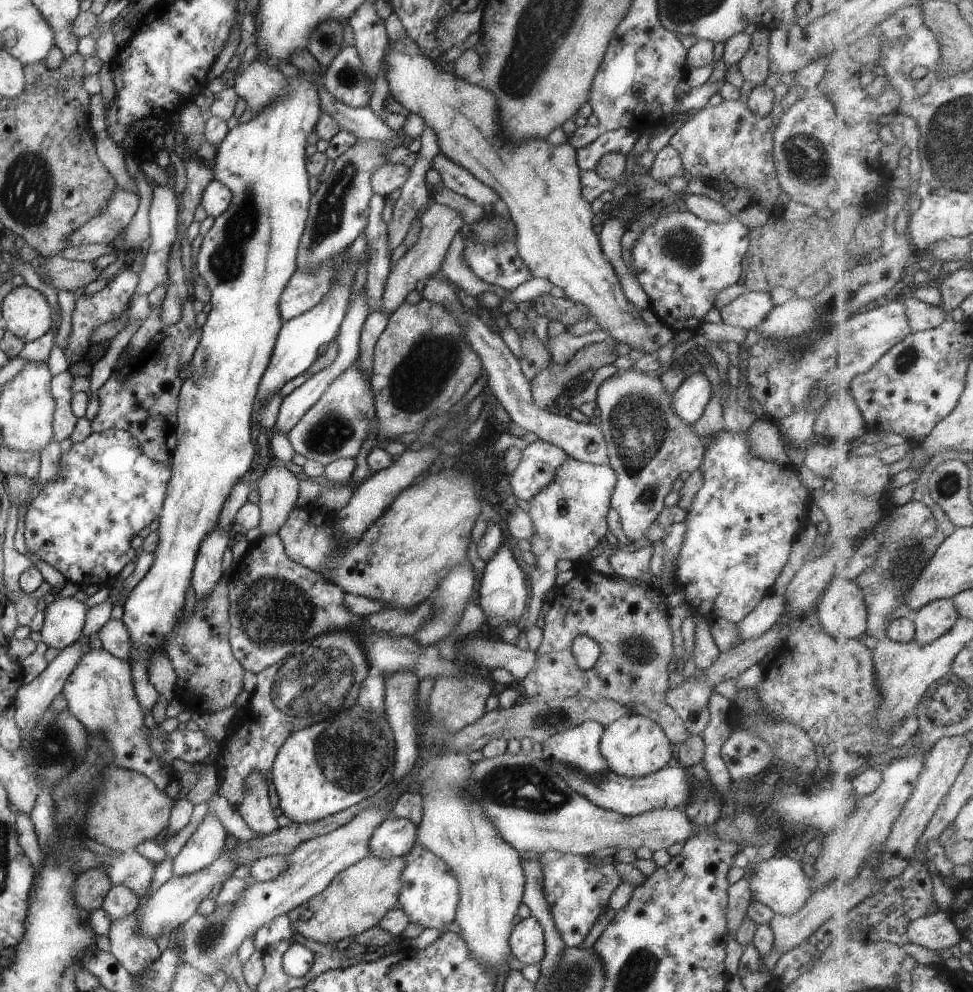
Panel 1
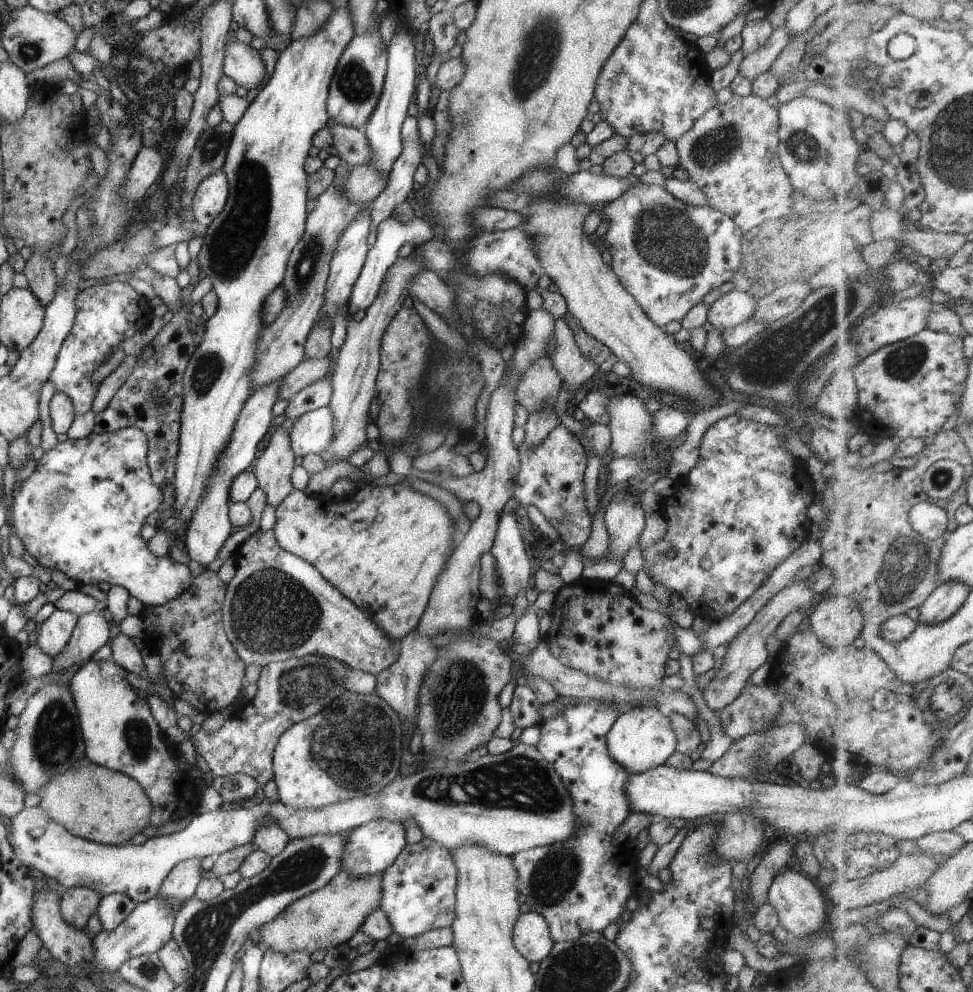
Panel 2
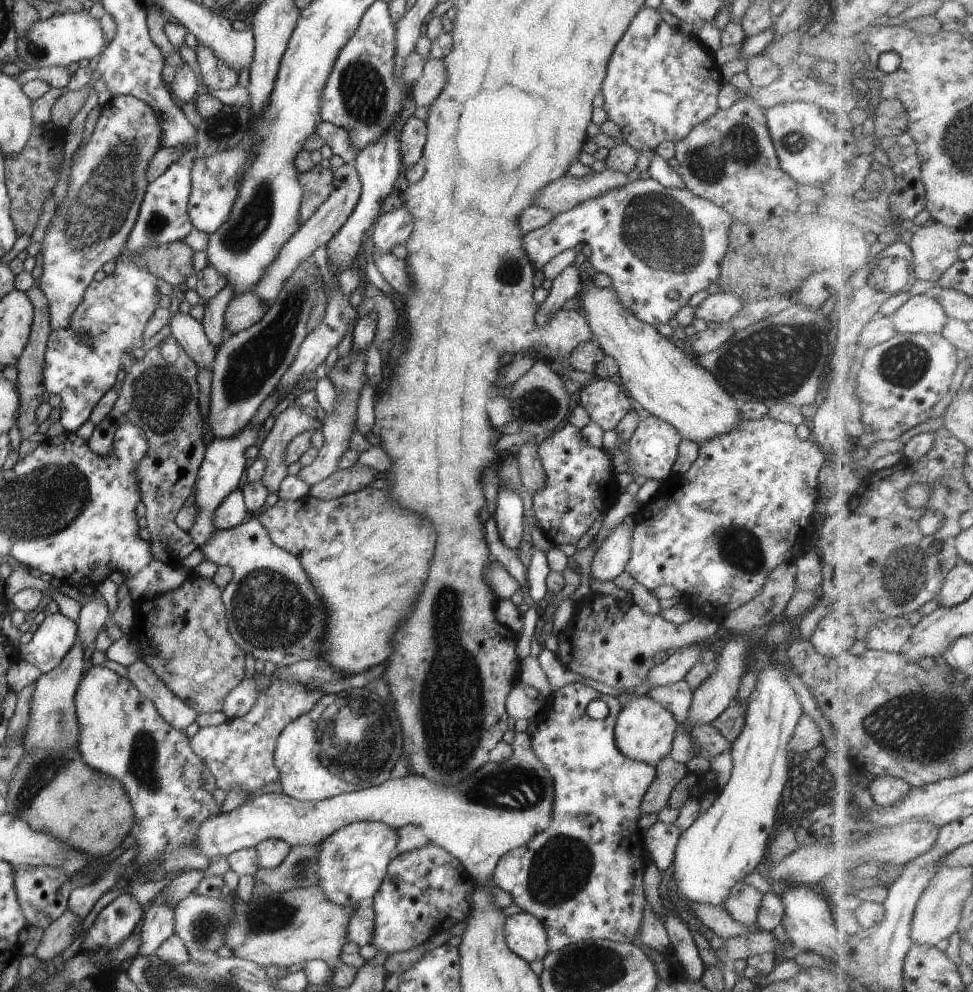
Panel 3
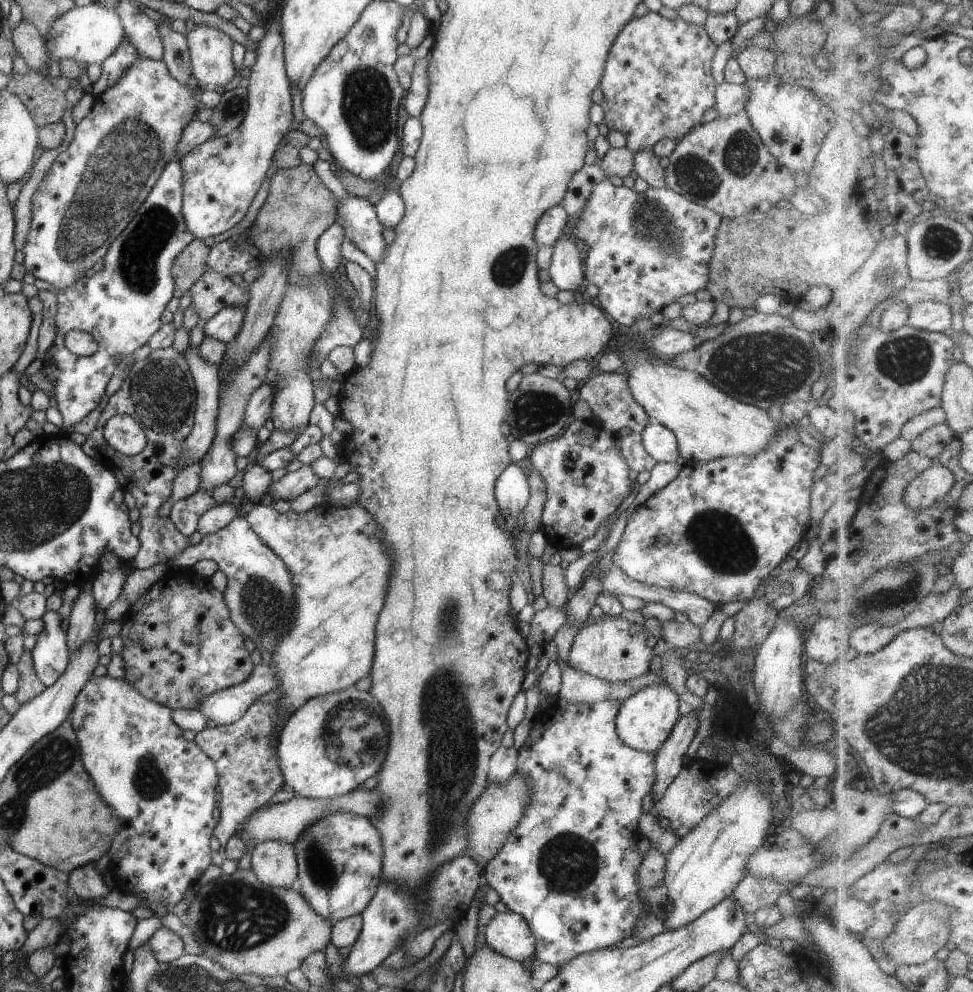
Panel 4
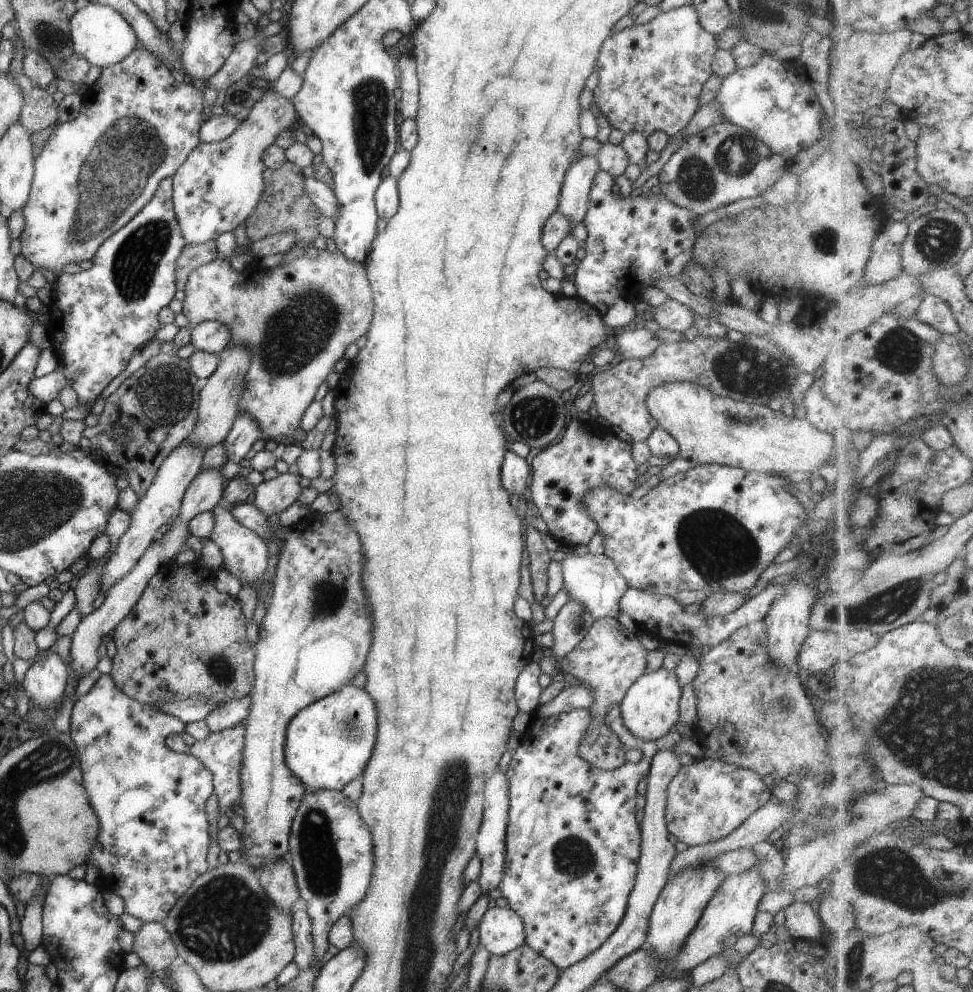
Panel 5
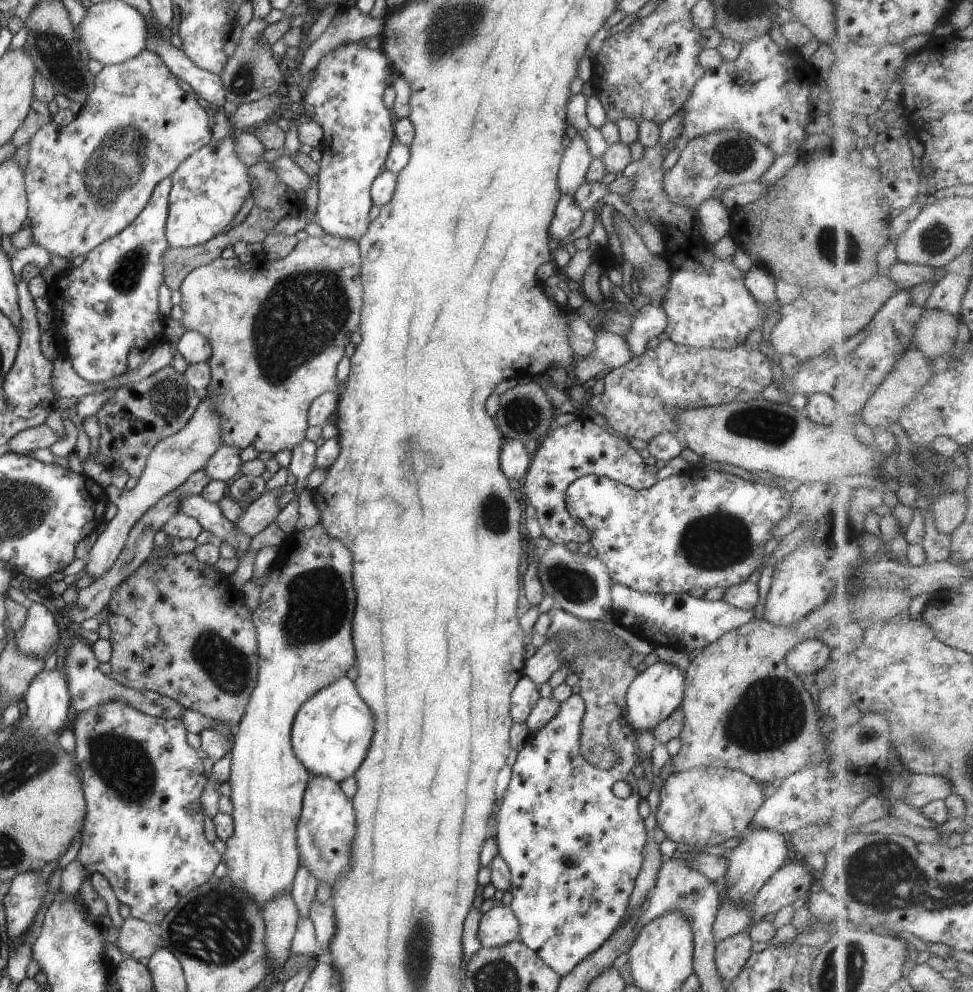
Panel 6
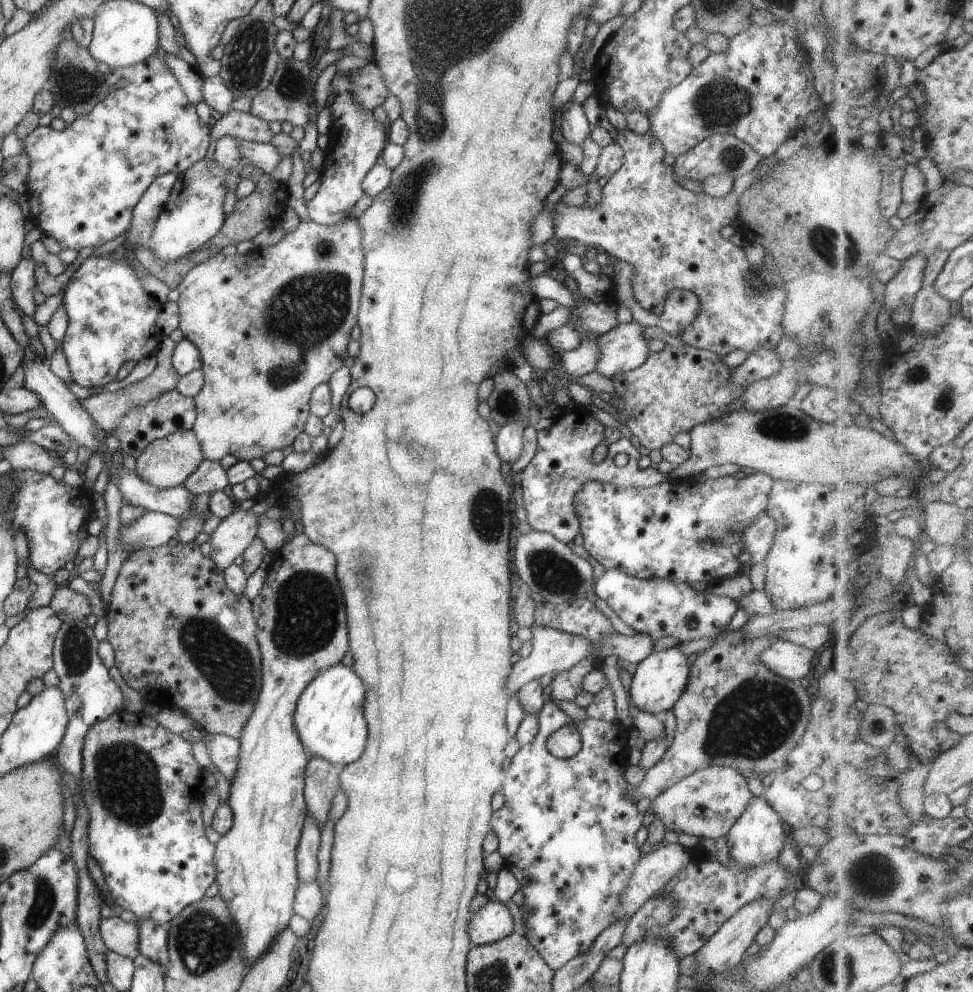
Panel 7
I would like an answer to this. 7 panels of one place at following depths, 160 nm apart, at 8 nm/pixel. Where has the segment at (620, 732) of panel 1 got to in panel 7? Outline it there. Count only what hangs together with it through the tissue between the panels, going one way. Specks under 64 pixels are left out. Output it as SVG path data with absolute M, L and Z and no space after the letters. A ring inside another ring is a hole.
M676 647L663 651L651 652L637 663L635 672L631 675L631 683L627 692L630 702L639 710L652 715L671 709L687 684L687 657Z

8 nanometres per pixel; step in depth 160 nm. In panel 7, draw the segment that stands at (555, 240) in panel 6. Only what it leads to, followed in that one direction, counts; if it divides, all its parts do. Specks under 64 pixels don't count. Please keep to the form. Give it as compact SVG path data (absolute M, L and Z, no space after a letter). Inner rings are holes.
M624 129L617 131L617 134L615 142L623 149L623 164L601 188L601 202L596 208L562 203L559 182L545 197L544 210L552 215L554 235L561 240L571 238L583 242L587 247L594 246L615 260L628 262L634 270L630 280L632 293L642 309L659 314L664 296L671 289L688 290L695 294L699 301L698 313L689 325L676 334L685 345L721 356L734 350L744 350L747 354L760 348L774 350L782 336L785 282L771 274L769 269L761 271L750 265L746 261L744 249L738 248L735 240L723 239L719 229L737 218L740 195L754 182L771 173L778 162L777 153L762 157L749 172L734 178L732 189L718 199L705 193L695 194L679 186L672 175L672 167L661 163L664 148L651 133L638 135Z

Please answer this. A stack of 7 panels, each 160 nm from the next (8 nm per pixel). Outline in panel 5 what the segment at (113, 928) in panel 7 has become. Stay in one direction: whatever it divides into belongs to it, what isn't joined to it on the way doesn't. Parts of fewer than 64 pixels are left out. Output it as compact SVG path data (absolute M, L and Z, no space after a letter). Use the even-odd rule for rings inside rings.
M148 922L133 934L133 952L151 972L169 967L177 956L175 945L161 923Z

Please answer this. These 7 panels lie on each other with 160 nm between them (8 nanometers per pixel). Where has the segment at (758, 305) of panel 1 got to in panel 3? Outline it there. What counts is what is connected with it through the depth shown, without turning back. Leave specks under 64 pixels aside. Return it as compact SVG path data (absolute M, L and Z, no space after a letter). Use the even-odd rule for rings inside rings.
M720 292L708 295L699 306L695 307L695 317L701 318L705 322L727 324L742 307L741 296L735 293Z

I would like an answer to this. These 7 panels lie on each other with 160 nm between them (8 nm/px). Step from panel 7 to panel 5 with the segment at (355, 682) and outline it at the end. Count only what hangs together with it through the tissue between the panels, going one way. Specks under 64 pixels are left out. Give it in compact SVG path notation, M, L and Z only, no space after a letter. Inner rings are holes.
M347 683L335 692L299 709L288 722L284 740L284 759L287 768L303 783L305 792L329 789L341 791L350 780L359 778L373 750L375 740L375 704L371 698Z

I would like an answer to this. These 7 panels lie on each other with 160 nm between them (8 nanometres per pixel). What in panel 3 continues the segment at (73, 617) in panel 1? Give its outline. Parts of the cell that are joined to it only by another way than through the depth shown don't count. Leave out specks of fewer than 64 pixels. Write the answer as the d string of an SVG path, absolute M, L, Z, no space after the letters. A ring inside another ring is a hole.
M60 613L39 616L38 627L31 639L24 645L18 645L18 660L31 663L39 675L49 672L65 656L76 638L76 624Z

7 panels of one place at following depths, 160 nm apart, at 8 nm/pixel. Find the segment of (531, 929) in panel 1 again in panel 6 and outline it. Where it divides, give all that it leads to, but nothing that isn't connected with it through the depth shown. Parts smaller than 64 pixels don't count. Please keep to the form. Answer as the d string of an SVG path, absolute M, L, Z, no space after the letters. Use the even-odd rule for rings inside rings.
M496 905L481 915L476 935L482 947L500 947L517 940L518 926L507 905Z

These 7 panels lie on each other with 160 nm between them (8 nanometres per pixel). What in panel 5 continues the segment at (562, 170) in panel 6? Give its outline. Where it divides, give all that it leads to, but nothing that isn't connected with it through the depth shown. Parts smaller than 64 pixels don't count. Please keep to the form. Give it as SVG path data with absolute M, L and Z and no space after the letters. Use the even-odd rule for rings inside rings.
M595 156L577 158L565 171L556 210L567 217L571 230L584 220L589 191L597 171L599 168Z

